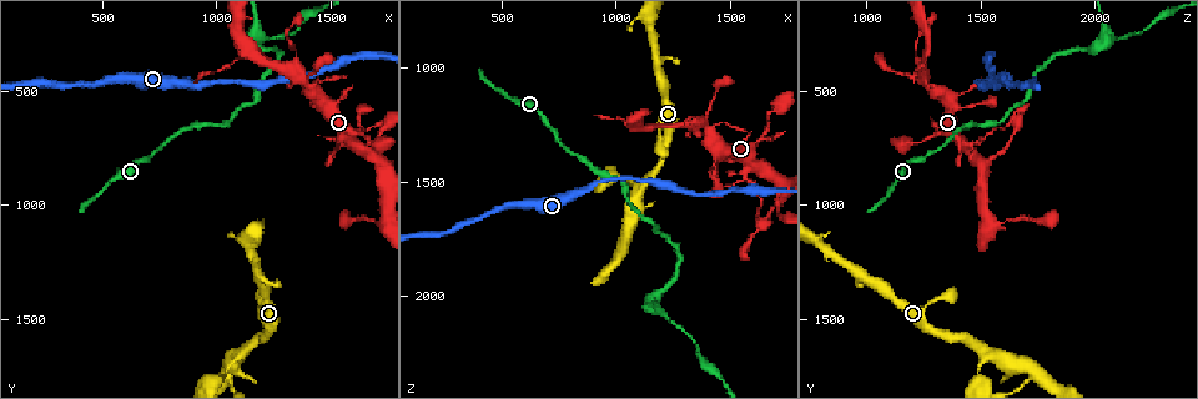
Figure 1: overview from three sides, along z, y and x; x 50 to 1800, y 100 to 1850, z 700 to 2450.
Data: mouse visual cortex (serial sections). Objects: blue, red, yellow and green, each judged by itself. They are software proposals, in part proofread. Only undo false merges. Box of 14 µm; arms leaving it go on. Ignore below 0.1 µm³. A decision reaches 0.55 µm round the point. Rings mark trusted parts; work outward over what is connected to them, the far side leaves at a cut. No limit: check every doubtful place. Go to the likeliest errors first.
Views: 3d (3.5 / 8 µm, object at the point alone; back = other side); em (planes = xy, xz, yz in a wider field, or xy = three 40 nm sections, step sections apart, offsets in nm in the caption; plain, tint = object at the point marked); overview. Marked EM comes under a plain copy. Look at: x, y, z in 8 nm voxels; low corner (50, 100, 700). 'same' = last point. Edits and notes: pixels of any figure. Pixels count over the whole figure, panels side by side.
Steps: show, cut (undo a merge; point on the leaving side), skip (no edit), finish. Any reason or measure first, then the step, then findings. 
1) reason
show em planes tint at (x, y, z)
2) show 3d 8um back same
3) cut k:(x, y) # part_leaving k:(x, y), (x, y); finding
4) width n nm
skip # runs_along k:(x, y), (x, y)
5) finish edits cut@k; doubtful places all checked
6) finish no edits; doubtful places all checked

sharp bend
show em xy step 3 tint at (1690, 1080, 1610)

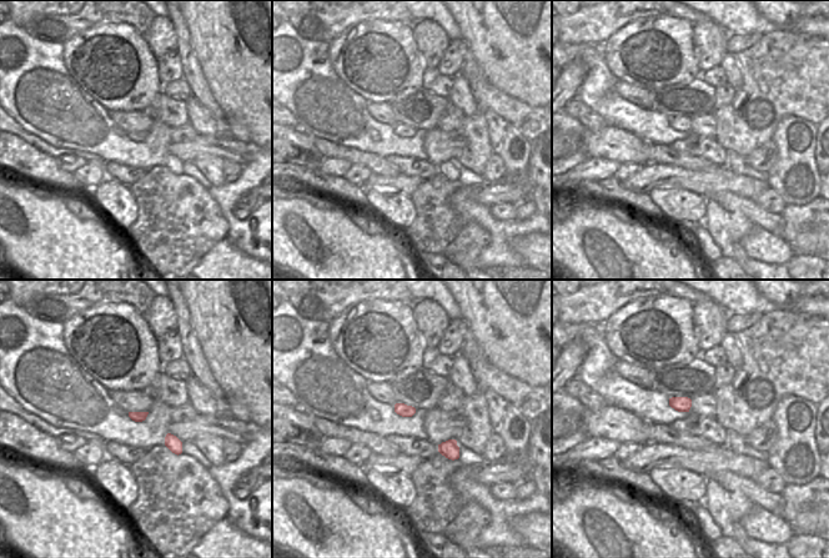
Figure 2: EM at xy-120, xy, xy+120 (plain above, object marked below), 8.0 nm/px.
see where the arms go
show 3d 3.5um same

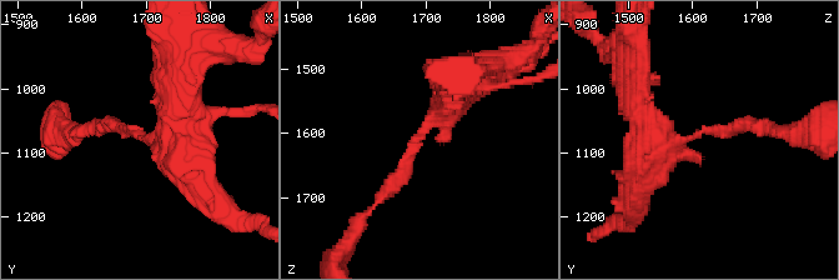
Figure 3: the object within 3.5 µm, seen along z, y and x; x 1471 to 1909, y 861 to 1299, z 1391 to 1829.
arm_widths 200, 400 nm
skip # runs_along 3:(458, 78), (381, 199); all the same cell

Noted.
a fork
show em xy step 1 tint at (1390, 460, 1250)

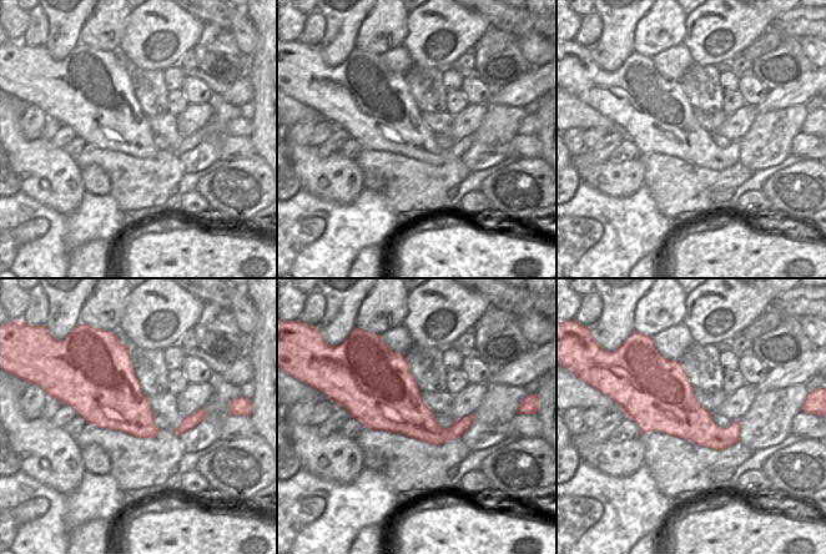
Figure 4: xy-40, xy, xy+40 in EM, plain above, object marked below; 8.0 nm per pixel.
see where the arms go
show 3d 3.5um same

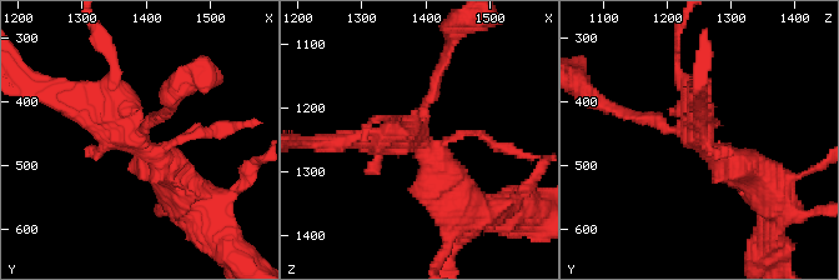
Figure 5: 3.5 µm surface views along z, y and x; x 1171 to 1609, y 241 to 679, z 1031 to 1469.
skip # runs_along 5:(179, 176), (117, 123), (64, 103); one cell here

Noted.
a fork
show 3d 8um at (1170, 280, 2040)

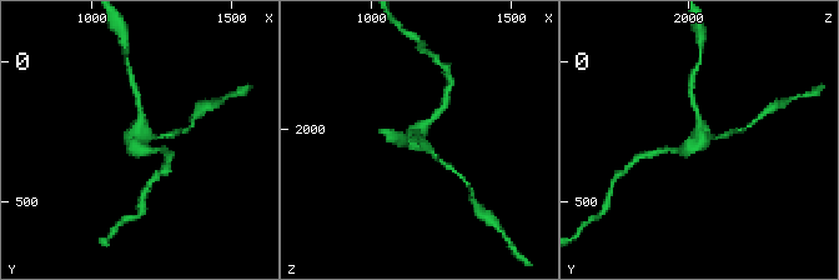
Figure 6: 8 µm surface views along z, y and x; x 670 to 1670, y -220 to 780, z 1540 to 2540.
show 3d 3.5um at (1160, 280, 2060)

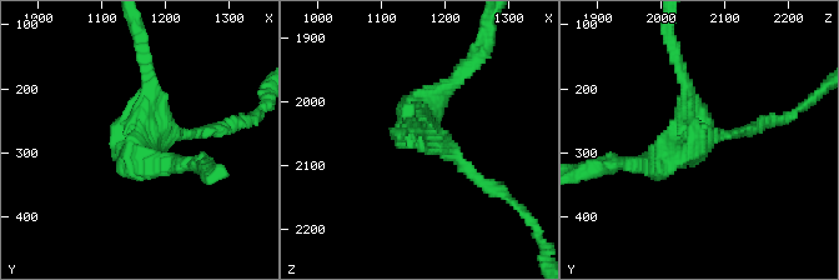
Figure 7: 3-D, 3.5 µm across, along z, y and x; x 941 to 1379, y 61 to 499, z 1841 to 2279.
need the tissue
show em xy step 3 tint at (1170, 285, 2050)

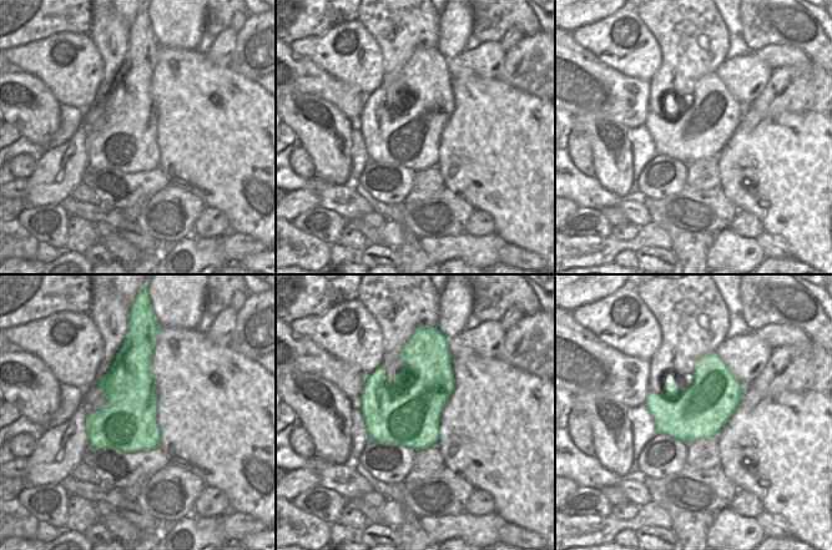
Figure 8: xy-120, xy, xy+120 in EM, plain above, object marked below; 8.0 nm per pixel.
skip # runs_along 7:(456, 78), (421, 131), (490, 186); all the same cell

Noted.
finish no edits; doubtful places all checked

